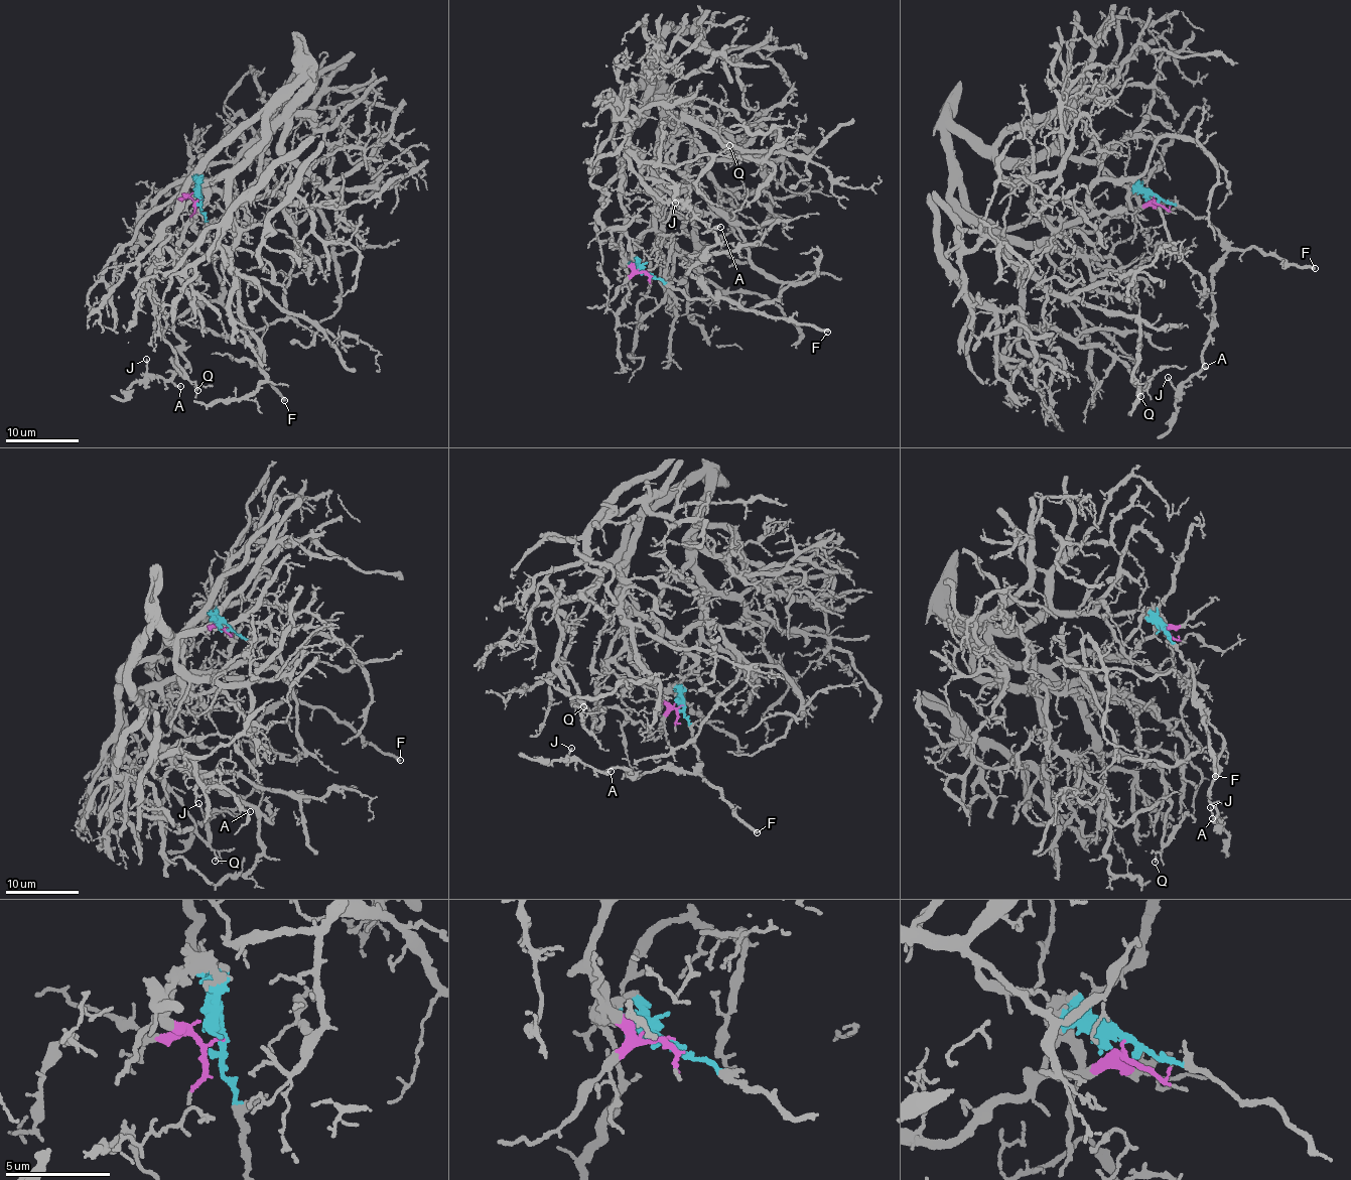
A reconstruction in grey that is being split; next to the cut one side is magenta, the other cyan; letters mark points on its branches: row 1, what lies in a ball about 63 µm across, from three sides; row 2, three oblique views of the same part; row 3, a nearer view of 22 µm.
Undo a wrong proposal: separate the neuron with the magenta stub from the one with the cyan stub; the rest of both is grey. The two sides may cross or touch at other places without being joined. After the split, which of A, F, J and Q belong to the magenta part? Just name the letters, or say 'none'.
Q

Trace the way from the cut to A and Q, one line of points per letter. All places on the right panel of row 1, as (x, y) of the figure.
A: (1155, 195), (1209, 221), (1225, 242), (1227, 250), (1211, 280), (1215, 299), (1211, 331), (1202, 357), (1205, 366)
Q: (1155, 195), (1094, 231), (1045, 217), (1001, 234), (1025, 323), (1104, 350), (1128, 368), (1140, 396)

